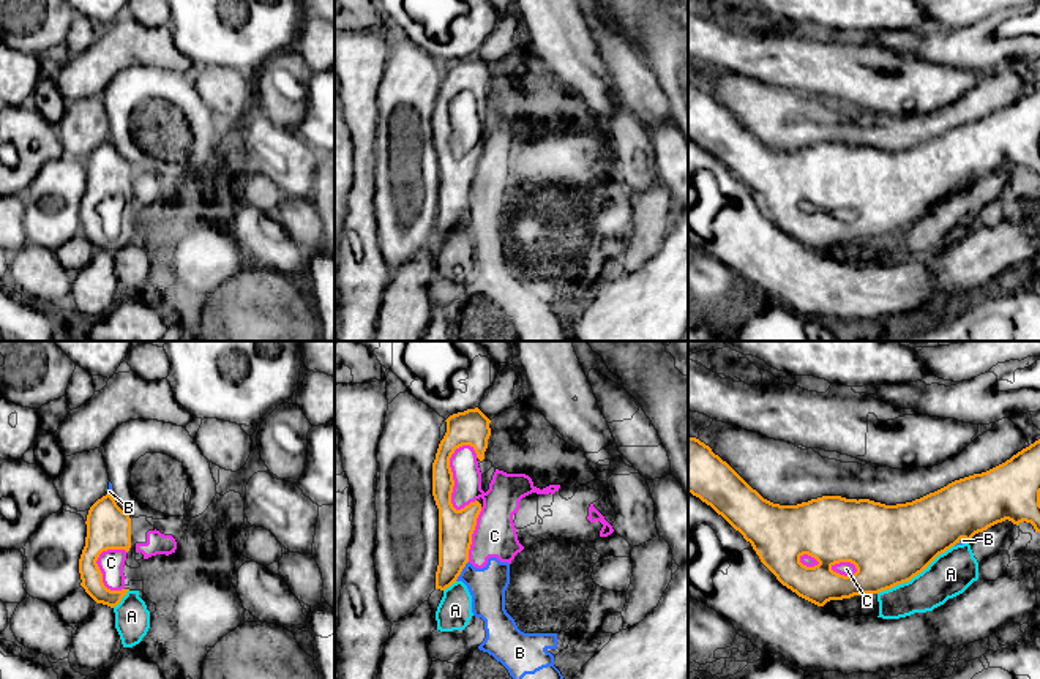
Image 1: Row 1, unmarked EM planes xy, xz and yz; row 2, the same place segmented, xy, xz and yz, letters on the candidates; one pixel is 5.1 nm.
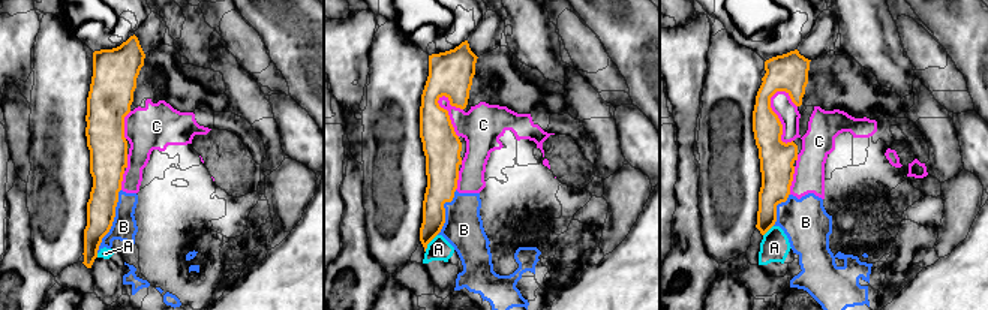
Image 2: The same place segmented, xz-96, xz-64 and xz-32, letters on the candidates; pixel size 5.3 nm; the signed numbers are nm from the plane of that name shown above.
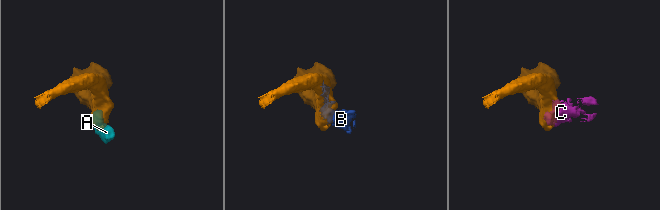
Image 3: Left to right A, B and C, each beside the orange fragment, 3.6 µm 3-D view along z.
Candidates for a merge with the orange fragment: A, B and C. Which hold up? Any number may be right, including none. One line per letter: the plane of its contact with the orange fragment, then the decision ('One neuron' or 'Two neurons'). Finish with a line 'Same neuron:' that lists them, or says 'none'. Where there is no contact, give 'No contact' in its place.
A: Touches orange in yz. Two neurons
B: Touches orange in xz. Two neurons
C: Touches orange in xz. Two neurons
Same neuron: none

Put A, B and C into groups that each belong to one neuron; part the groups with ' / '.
A / B C

